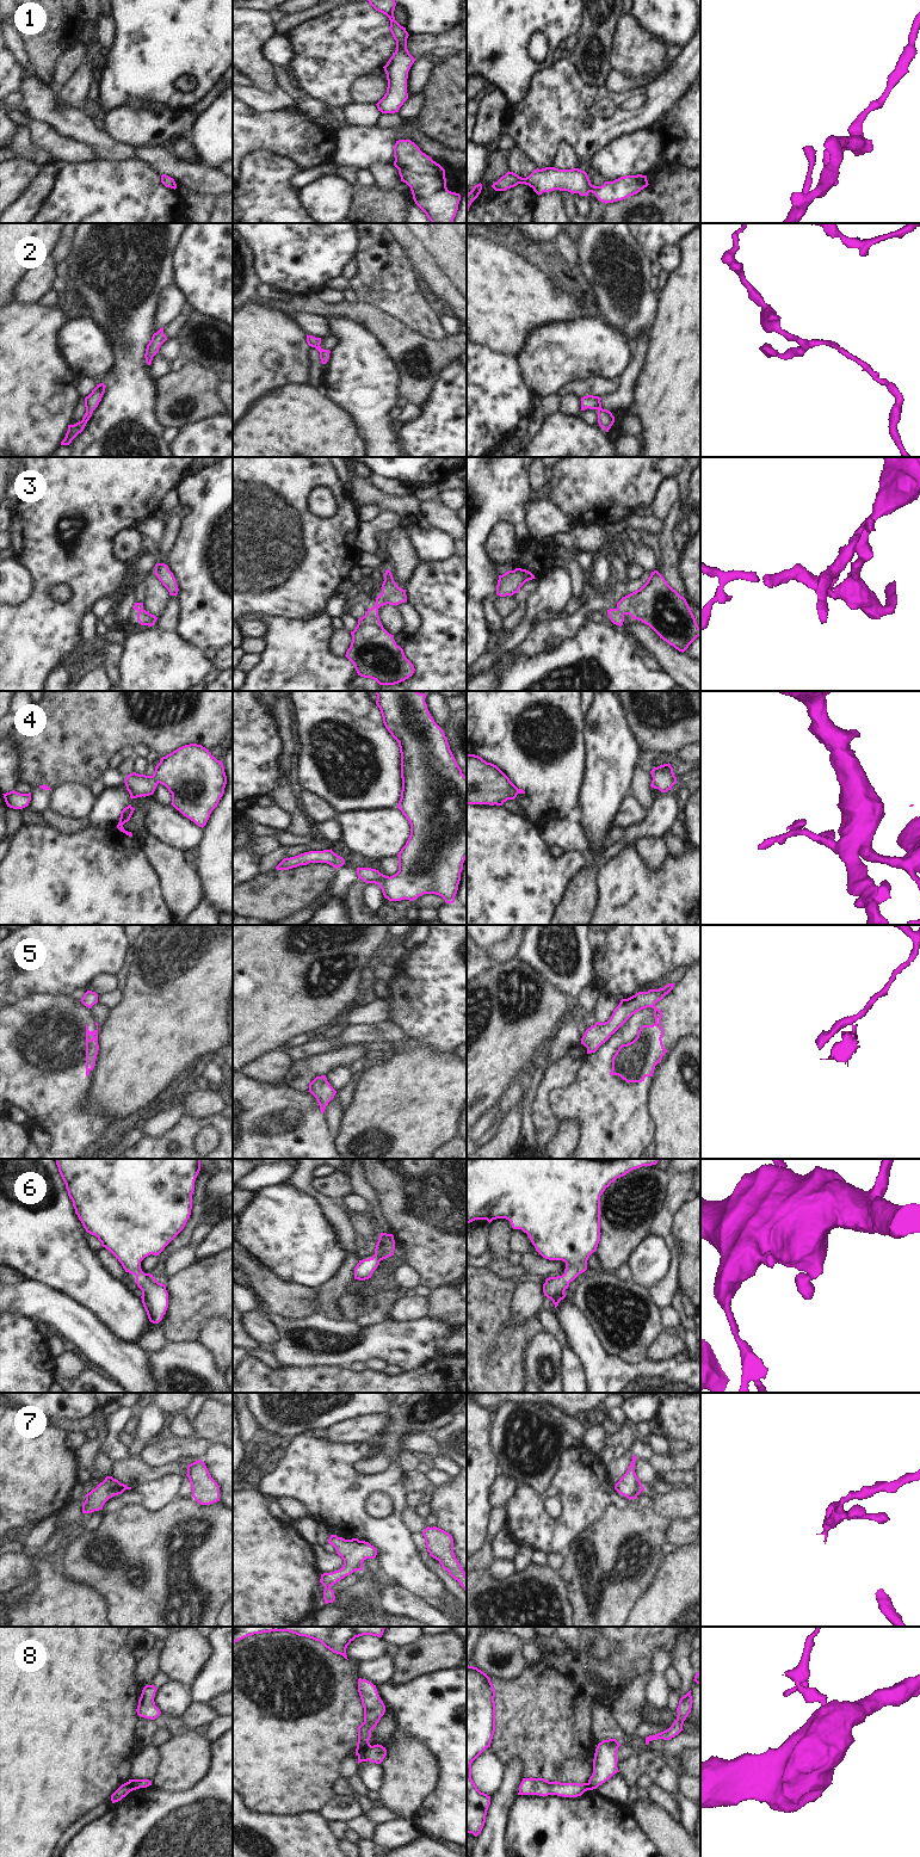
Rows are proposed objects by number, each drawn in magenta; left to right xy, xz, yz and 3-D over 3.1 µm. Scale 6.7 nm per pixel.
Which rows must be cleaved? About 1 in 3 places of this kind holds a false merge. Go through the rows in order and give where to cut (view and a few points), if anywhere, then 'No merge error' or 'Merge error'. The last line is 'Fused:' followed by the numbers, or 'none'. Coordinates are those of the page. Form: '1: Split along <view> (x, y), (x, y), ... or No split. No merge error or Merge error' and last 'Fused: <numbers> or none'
1: No split. No merge error
2: No split. No merge error
3: No split. No merge error
4: No split. No merge error
5: Split along yz (654, 1005), (650, 1006). Merge error
6: No split. No merge error
7: No split. No merge error
8: Split along xz (371, 1746), (358, 1756). Merge error
Fused: 5, 8

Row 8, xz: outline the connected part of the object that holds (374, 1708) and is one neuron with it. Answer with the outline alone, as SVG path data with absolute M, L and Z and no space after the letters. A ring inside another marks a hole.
M359 1678L358 1692L364 1708L364 1722L358 1727L356 1756L362 1754L365 1750L371 1747L369 1742L371 1730L377 1726L385 1713L385 1705L377 1692L376 1685L371 1682Z

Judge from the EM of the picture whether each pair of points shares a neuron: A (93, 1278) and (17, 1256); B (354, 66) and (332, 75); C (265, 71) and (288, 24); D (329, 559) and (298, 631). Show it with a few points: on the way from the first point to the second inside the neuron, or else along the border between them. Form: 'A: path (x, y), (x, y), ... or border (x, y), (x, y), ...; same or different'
A: path (74, 1270), (60, 1258), (41, 1258), (36, 1256); same
B: path (349, 66), (341, 66), (338, 69); same
C: border (276, 17), (275, 34); different
D: border (272, 615), (300, 619); different

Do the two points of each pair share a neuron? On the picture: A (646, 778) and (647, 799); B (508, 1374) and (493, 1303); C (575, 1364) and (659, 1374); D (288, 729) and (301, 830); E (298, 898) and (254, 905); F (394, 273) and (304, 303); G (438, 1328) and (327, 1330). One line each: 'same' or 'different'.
A: same
B: same
C: different
D: same
E: same
F: different
G: same

